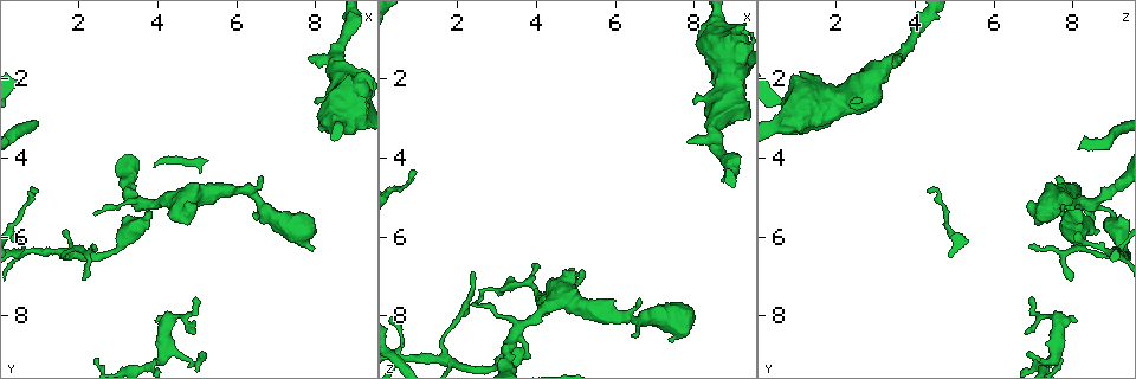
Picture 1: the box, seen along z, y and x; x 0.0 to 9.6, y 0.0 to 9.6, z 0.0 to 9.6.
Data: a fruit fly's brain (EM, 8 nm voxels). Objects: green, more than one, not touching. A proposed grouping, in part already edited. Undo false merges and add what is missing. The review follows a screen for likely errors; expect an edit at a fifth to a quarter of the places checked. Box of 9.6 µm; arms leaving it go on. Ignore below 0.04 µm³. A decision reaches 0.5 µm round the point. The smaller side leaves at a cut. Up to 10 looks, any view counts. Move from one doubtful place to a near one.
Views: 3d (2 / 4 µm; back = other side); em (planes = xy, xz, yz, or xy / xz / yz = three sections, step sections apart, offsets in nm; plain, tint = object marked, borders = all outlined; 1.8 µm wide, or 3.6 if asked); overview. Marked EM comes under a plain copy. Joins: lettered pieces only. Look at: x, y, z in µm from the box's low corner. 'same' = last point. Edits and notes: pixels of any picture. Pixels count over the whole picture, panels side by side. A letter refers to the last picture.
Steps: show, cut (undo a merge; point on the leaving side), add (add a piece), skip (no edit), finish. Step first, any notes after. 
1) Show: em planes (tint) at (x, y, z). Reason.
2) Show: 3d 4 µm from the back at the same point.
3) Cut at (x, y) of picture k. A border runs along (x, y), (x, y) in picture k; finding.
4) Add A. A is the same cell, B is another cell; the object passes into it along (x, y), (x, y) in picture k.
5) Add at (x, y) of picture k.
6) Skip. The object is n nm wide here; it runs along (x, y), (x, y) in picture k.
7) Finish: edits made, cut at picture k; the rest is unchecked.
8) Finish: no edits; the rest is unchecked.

Show: em 3.6 µm planes (tint) at (7.85, 1.50, 3.65). An open end.

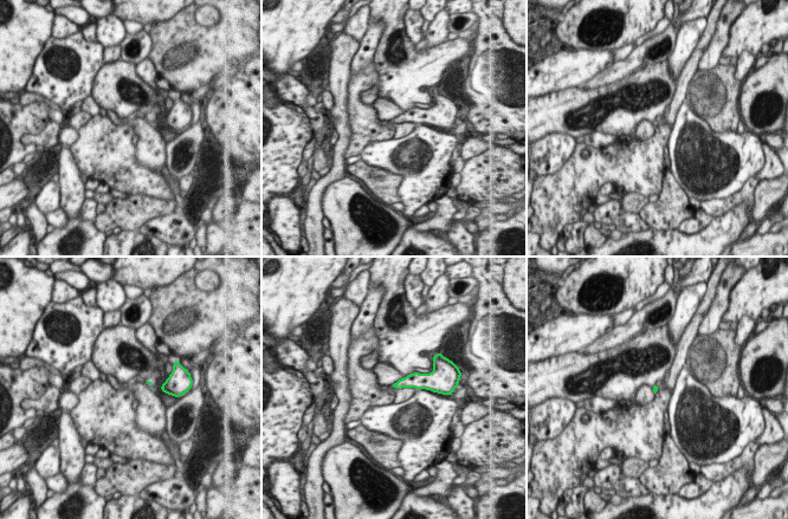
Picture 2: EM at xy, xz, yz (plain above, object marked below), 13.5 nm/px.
Show: em 3.6 µm planes (borders) at the same point.

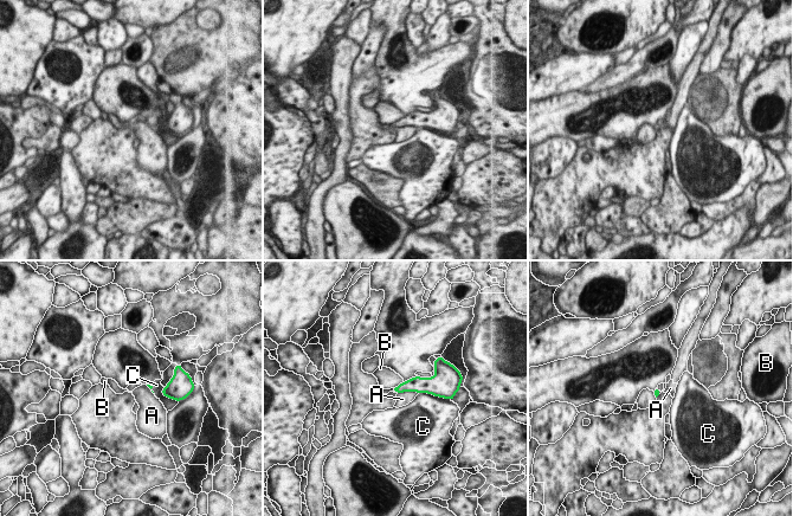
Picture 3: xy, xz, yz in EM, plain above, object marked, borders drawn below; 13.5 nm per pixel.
Skip. A, B and C are other cells; a border runs along (418, 392), (398, 393) in picture 3; no lettered piece goes on from it.

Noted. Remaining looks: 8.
Show: em 3.6 µm planes (borders) at (2.35, 5.45, 7.75). Free end.

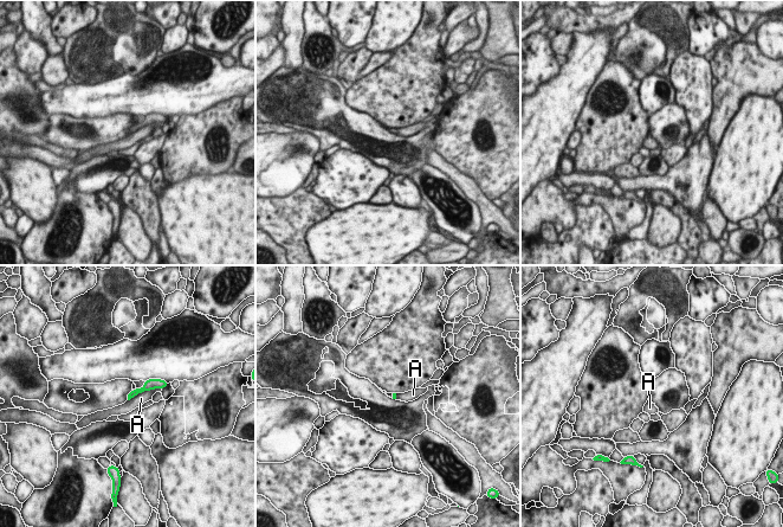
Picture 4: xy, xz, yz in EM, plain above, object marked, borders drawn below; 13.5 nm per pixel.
Skip. A is another cell; a border runs along (161, 387), (144, 390), (128, 400) in picture 4; none of them fits.

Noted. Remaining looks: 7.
Show: em yz step 8 (tint) at (6.45, 5.60, 8.45). Stops while still wide.

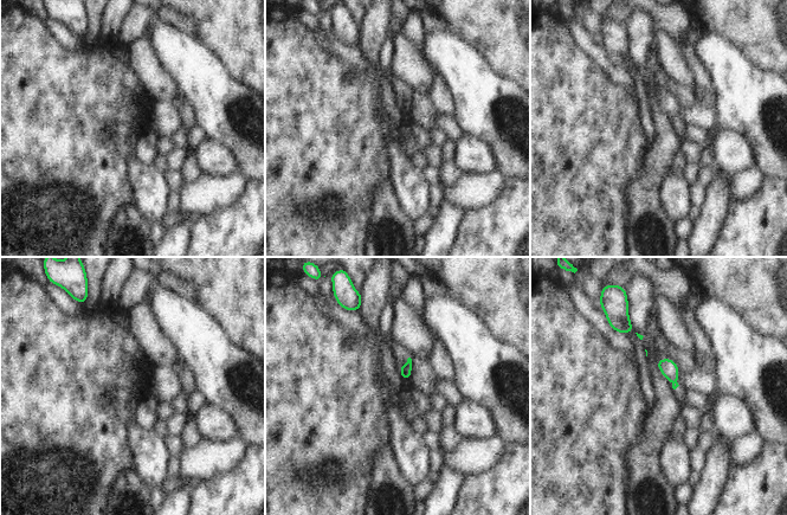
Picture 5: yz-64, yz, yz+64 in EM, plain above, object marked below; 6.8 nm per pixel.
Show: em xz step 16 (borders) at the same point. Cut it another way.

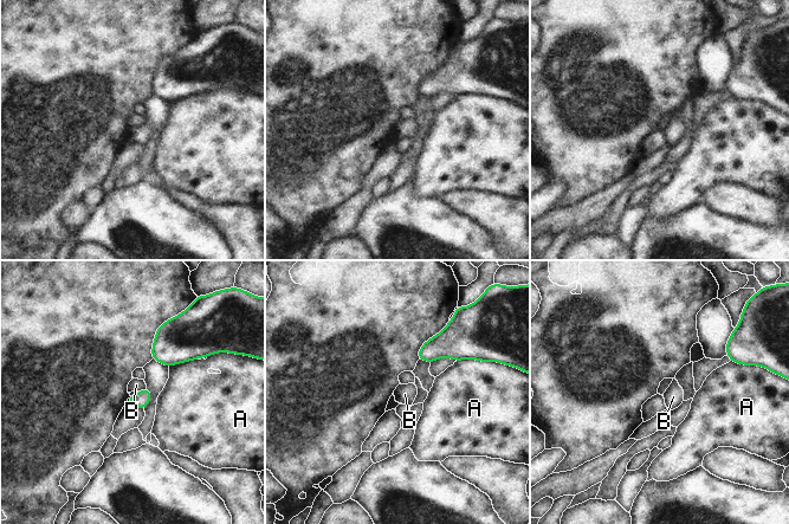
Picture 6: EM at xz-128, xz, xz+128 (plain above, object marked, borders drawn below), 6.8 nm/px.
Skip. A and B are other cells; a border runs along (146, 386), (138, 392) in picture 6; none of them fits.

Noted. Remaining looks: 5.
Show: 3d 2 µm at (3.95, 8.15, 8.05). Branch stops here.

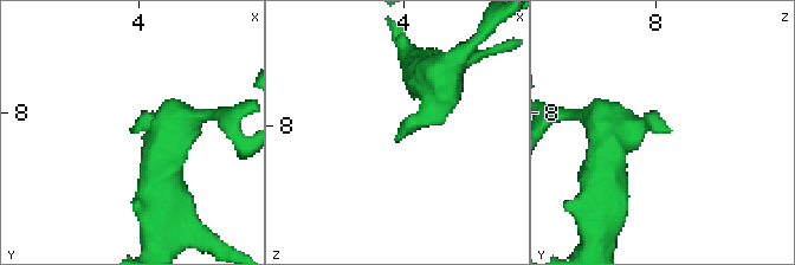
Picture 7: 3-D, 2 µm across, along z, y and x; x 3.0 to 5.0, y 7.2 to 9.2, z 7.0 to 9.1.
Show: em yz step 4 (borders) at (3.94, 8.14, 8.10).

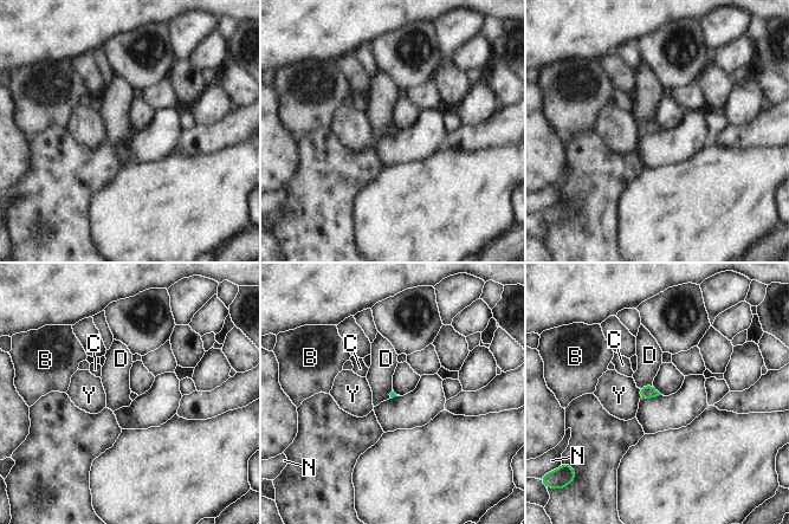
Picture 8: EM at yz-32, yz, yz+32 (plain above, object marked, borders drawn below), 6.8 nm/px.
Show: em planes (borders) at the same point. Cut it another way.

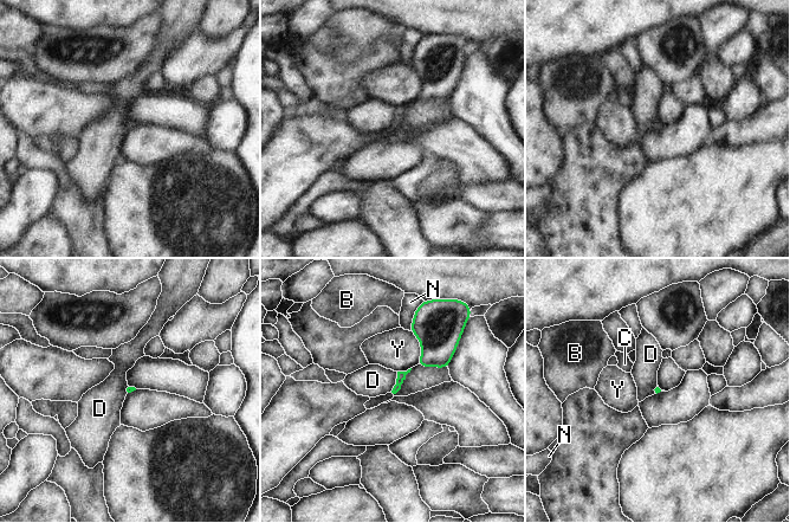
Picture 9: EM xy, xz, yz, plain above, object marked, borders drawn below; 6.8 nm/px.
Skip. B, C, D, N and Y are other cells; a border runs along (397, 372), (395, 385), (390, 392) in picture 9; none of them fits.

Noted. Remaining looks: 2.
Finish: no edits; the rest is unchecked.

